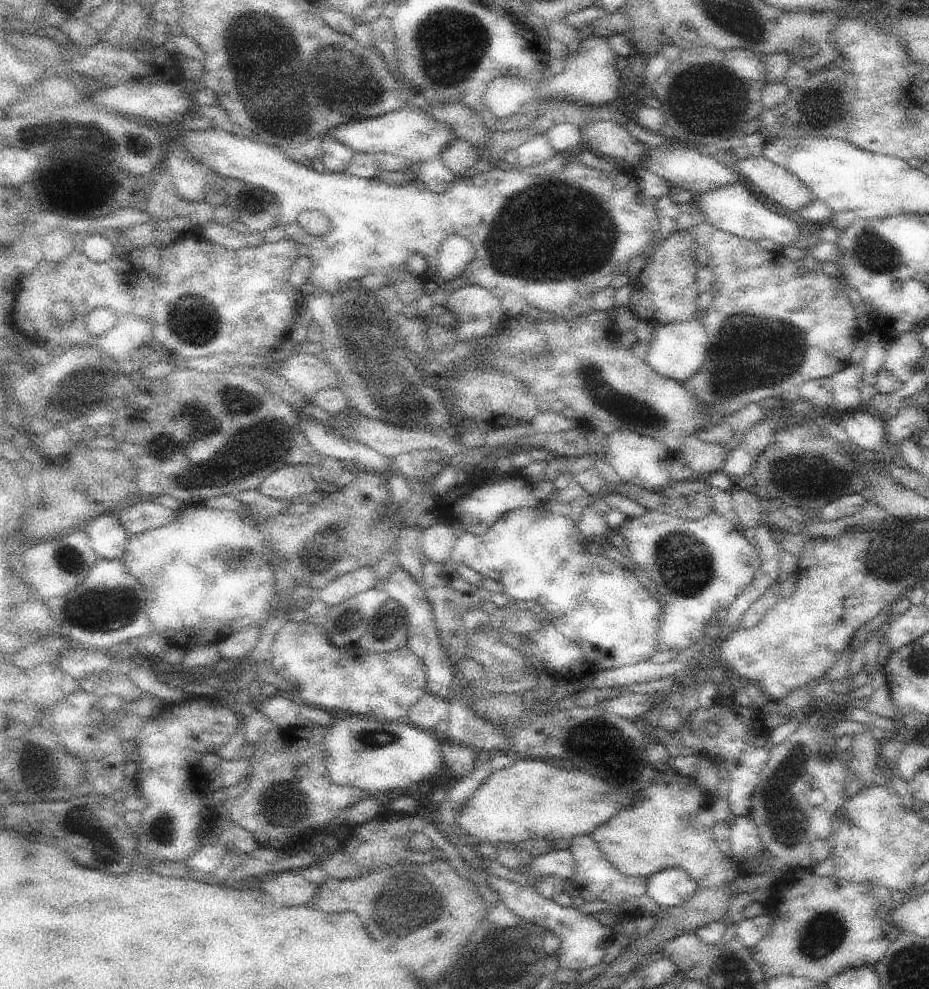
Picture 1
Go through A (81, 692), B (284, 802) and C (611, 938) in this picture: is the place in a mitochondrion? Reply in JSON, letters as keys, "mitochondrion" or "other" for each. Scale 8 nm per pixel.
{"A":"other","B":"mitochondrion","C":"other"}

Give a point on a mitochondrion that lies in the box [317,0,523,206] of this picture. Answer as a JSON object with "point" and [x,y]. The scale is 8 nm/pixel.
{"point":[453,41]}

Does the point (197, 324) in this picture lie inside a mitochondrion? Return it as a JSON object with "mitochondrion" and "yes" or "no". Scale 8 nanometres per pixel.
{"mitochondrion":"yes"}

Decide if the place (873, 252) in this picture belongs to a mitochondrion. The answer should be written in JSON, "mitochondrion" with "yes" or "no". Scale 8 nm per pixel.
{"mitochondrion":"yes"}

